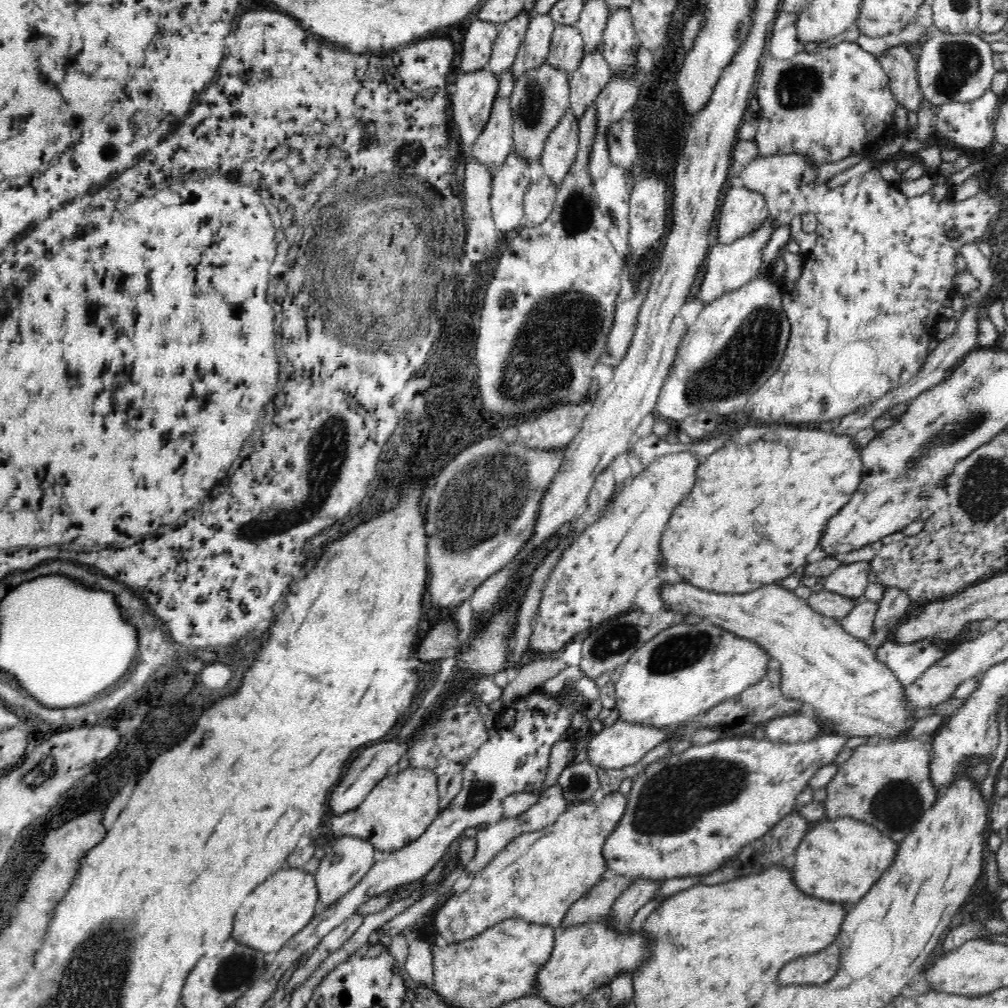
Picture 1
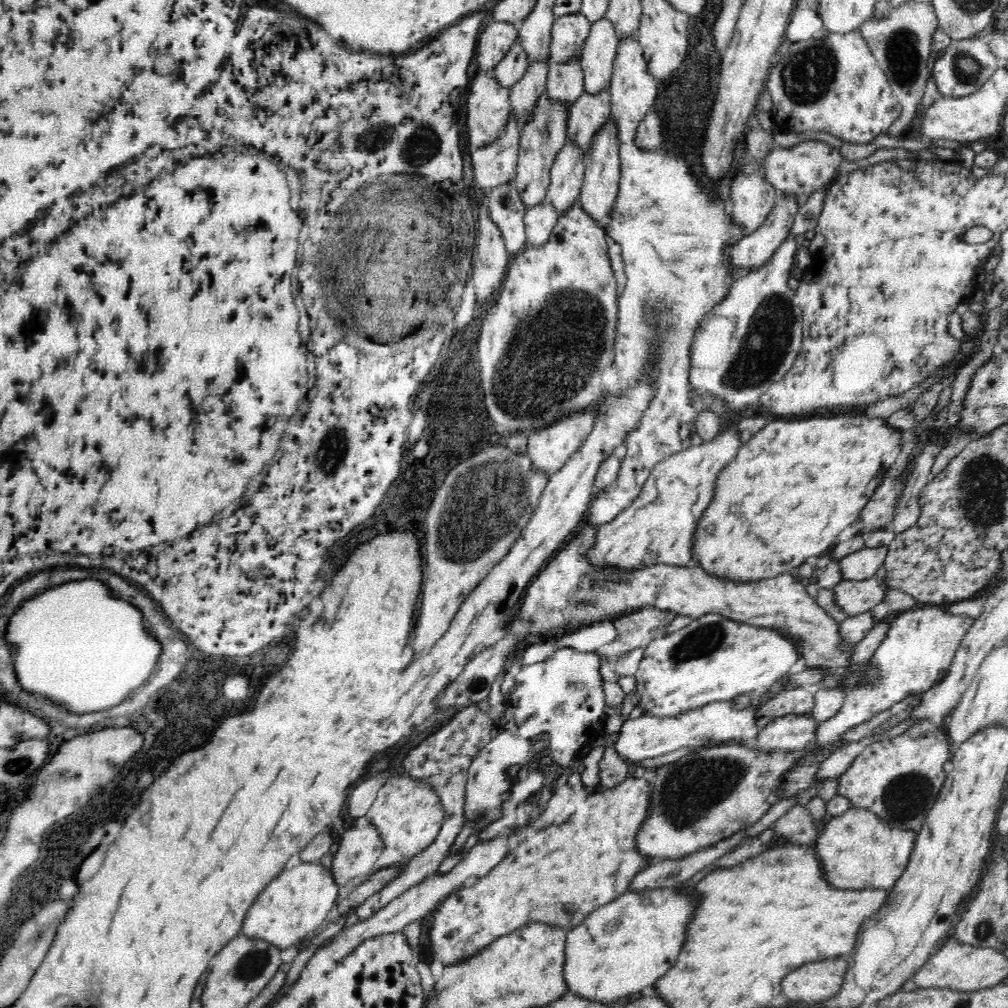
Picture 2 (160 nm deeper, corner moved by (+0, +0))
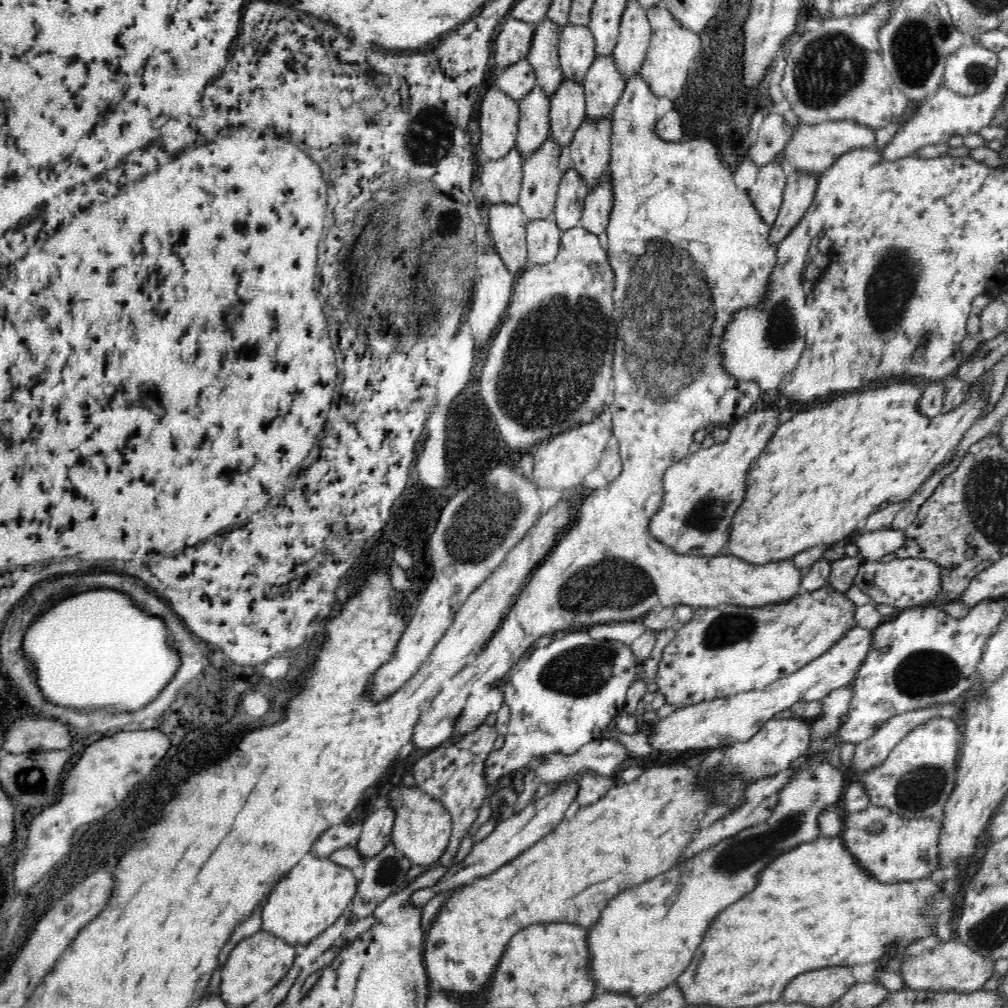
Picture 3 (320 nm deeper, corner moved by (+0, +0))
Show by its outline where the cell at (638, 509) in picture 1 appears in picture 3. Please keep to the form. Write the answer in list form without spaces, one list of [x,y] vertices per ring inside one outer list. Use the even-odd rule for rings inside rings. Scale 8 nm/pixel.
[[[779,408],[753,409],[730,426],[726,442],[715,442],[705,449],[695,447],[688,456],[668,467],[662,478],[662,508],[648,522],[650,533],[683,556],[726,555],[732,518],[744,502],[748,468],[766,448],[772,434],[776,434],[780,426],[778,416]]]

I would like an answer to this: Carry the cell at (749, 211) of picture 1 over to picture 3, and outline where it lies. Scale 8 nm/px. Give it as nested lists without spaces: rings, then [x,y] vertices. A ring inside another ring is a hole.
[[[780,160],[759,167],[755,183],[746,191],[762,221],[774,224],[783,204],[787,169]]]

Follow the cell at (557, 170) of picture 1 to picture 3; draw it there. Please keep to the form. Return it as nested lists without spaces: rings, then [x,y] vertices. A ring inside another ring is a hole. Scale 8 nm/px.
[[[572,165],[562,172],[552,215],[561,231],[579,226],[588,192],[587,181]]]

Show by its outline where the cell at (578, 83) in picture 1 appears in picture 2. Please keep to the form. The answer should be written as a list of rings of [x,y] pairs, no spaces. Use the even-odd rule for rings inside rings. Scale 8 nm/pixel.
[[[605,89],[598,95],[585,92],[569,110],[567,139],[586,153],[608,116],[611,116],[610,90]]]

